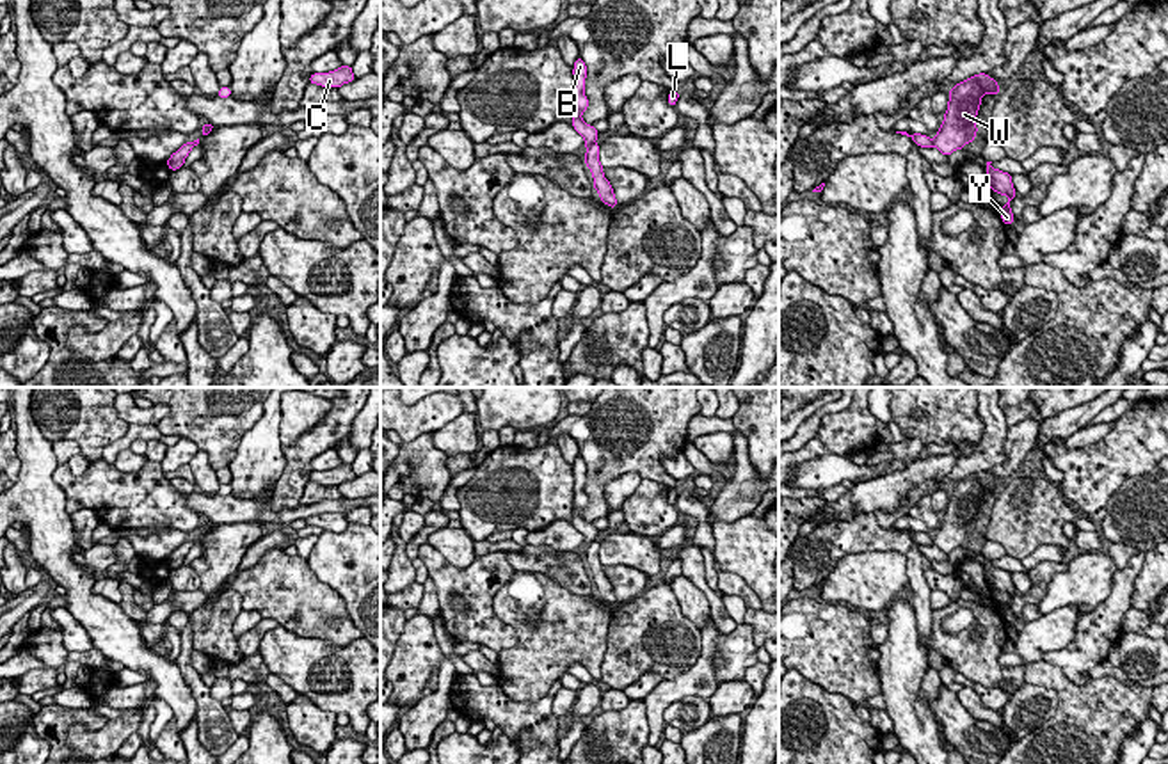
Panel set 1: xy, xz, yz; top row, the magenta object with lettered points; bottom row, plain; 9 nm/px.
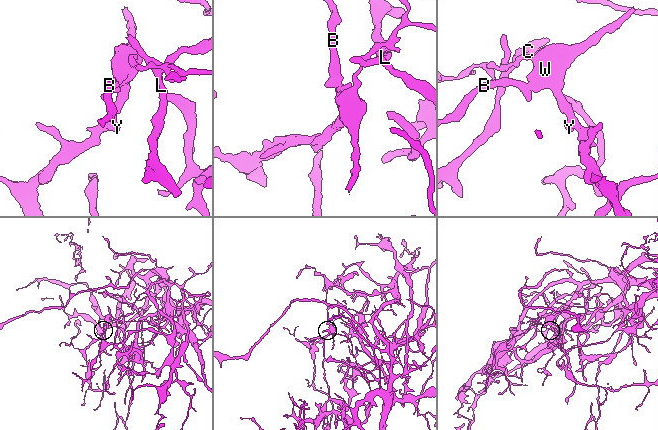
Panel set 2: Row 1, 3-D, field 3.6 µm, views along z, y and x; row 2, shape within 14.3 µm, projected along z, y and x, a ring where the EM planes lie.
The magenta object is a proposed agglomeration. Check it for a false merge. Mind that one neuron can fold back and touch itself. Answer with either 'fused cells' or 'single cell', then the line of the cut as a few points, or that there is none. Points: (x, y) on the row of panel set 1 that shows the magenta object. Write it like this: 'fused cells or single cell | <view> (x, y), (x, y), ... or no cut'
fused cells | xz (594, 141), (587, 148)

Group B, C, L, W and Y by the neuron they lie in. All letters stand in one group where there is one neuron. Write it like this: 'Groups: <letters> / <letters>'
Groups: B C L / W Y

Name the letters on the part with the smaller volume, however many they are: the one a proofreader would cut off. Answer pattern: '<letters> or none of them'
W, Y

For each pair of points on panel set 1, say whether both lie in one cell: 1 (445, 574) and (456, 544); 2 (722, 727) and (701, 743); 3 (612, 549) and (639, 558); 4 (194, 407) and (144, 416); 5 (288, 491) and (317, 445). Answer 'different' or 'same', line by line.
1: different
2: same
3: same
4: different
5: same

